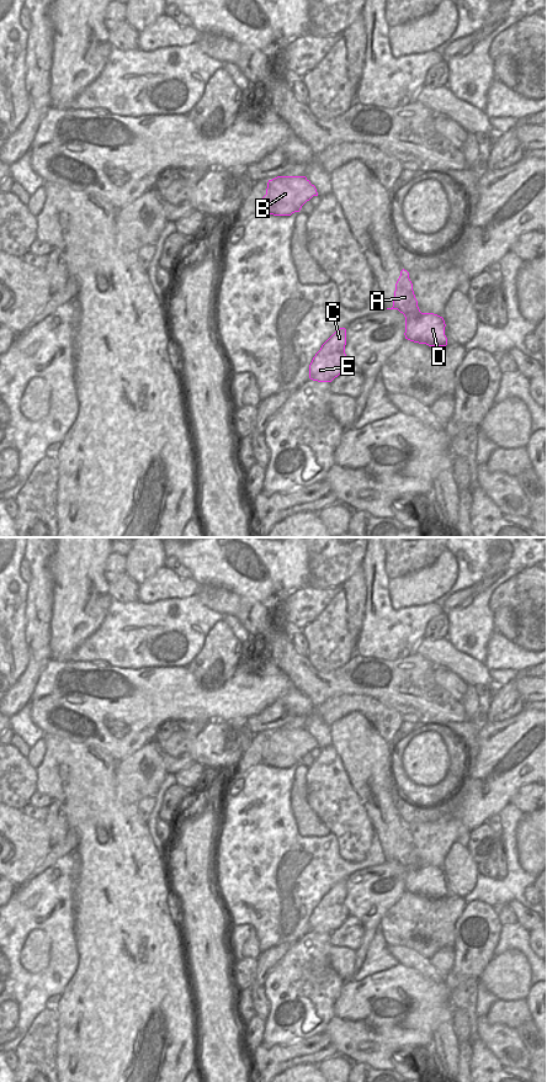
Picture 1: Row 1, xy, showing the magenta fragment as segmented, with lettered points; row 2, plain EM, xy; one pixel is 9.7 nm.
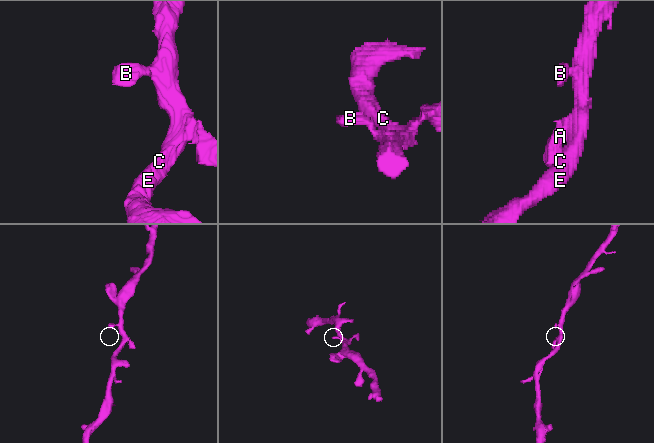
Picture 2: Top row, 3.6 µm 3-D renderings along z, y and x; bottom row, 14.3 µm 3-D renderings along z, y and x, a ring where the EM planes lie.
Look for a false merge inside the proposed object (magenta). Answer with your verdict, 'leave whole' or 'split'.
leave whole

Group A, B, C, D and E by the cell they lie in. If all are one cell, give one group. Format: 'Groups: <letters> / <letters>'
Groups: A B C D E

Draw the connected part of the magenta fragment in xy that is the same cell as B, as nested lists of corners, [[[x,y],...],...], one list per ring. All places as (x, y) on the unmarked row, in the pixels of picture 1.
[[[277,728],[269,732],[261,762],[274,768],[291,768],[313,748],[317,741],[306,728]]]

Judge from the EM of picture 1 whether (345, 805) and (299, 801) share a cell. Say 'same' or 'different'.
different

